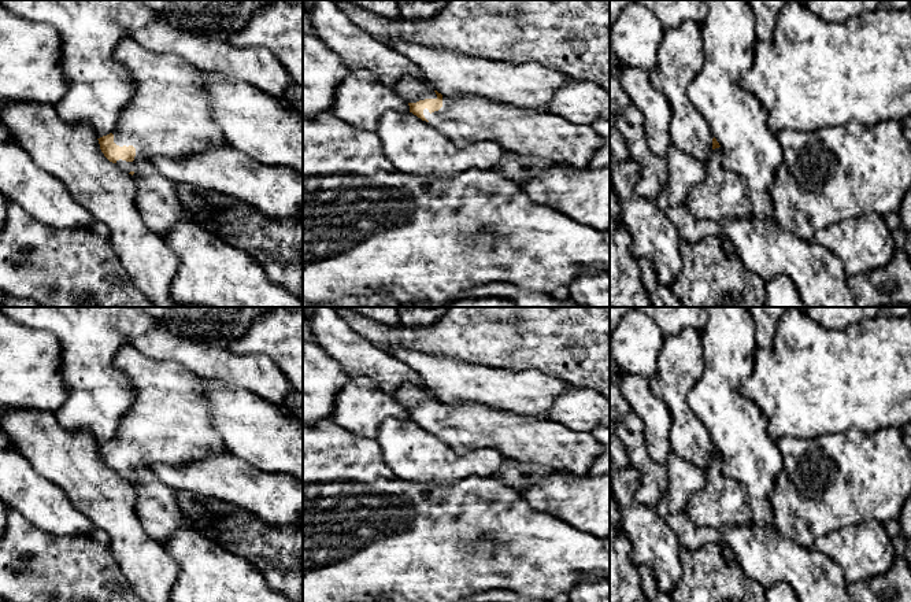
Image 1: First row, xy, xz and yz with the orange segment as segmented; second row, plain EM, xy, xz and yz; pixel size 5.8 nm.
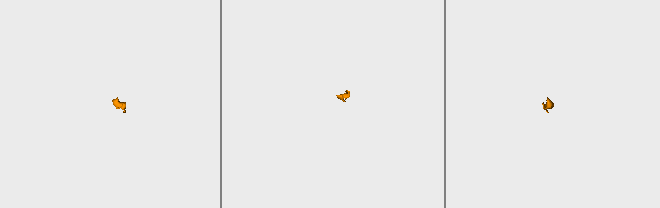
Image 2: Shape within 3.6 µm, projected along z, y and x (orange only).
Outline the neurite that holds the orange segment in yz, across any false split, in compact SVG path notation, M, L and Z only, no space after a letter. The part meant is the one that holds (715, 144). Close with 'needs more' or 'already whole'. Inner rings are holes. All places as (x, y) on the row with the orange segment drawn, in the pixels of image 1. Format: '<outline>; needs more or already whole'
M686 21L675 29L664 29L658 64L649 71L649 78L671 106L669 133L673 145L707 163L712 151L721 145L688 95L688 86L703 63L700 23Z; needs more

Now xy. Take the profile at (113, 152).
M132 37L122 38L114 56L134 80L136 91L114 132L97 139L110 162L133 176L140 162L200 154L210 145L227 144L210 115L204 71L174 53L149 51Z; needs more

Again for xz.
M414 75L396 81L392 89L408 103L410 112L433 125L459 148L496 141L507 152L586 169L601 144L590 125L575 125L553 112L521 110L486 97L447 97Z; needs more

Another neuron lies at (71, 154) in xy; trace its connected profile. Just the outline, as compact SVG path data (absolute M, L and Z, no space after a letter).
M4 104L0 118L12 136L44 171L56 177L96 221L108 230L110 243L133 284L155 307L201 307L179 304L171 299L171 282L178 270L178 256L158 233L142 221L136 204L134 178L110 162L100 149L95 132L88 126L68 126L51 104Z

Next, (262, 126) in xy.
M204 71L204 95L214 123L230 145L264 165L285 166L303 174L301 114L273 95L244 82L227 81L218 73Z

